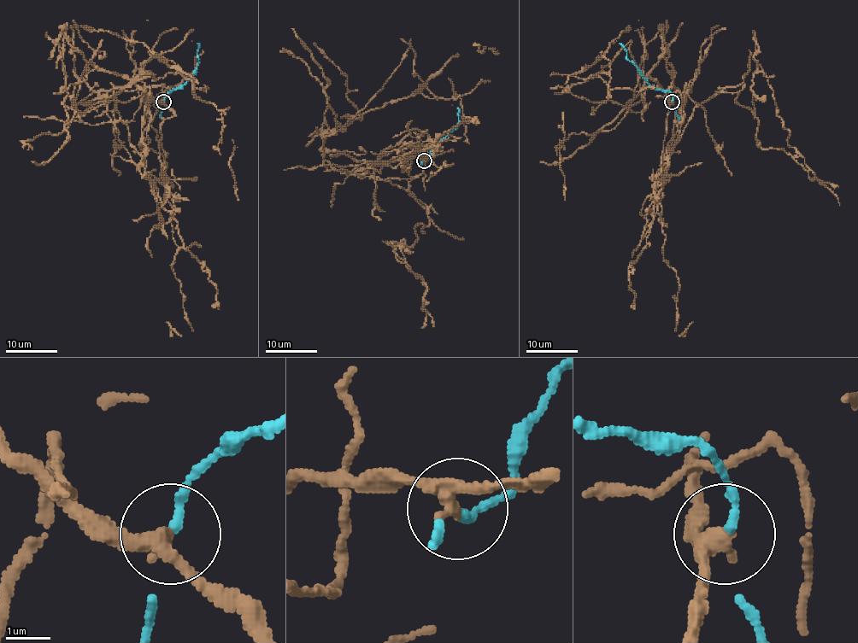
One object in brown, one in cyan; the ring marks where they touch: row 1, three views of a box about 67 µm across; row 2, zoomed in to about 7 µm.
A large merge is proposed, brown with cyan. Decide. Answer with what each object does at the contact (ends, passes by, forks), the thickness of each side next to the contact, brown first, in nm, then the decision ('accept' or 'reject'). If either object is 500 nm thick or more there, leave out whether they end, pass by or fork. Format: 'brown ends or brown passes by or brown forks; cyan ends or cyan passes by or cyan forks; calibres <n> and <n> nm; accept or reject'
brown passes by; cyan ends; calibres 320 and 200 nm; reject

